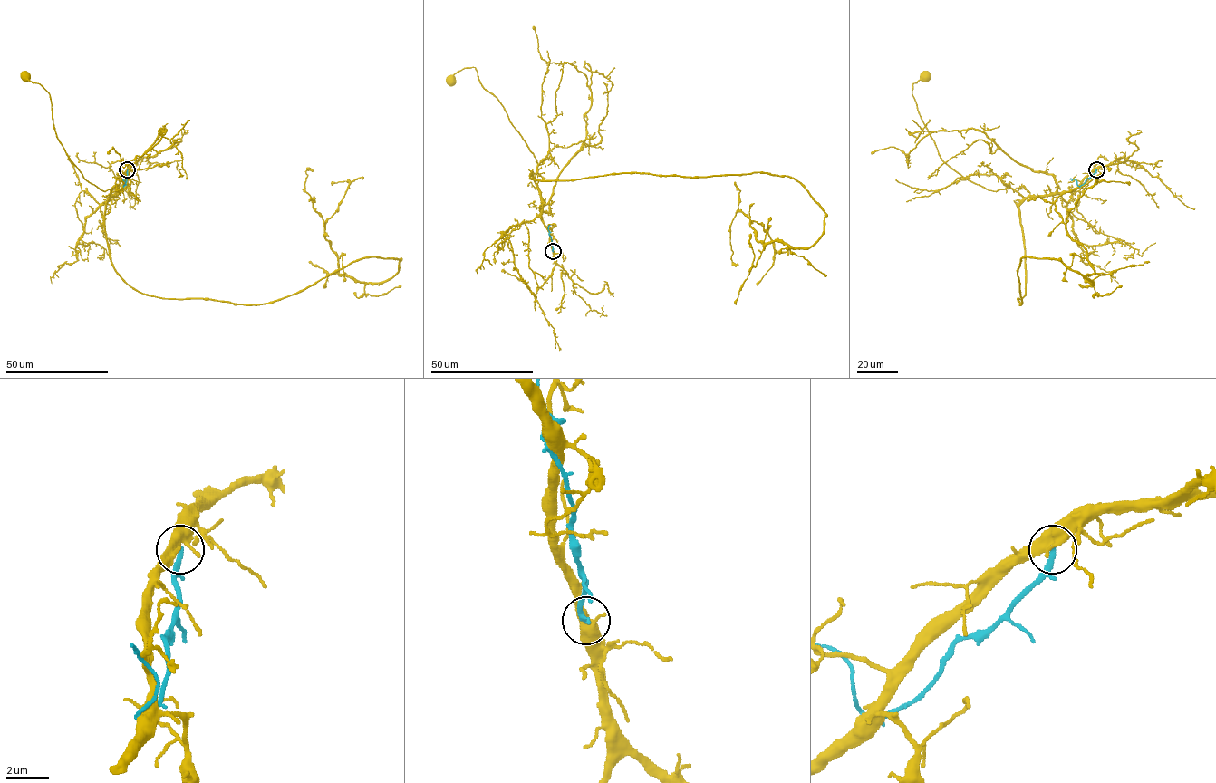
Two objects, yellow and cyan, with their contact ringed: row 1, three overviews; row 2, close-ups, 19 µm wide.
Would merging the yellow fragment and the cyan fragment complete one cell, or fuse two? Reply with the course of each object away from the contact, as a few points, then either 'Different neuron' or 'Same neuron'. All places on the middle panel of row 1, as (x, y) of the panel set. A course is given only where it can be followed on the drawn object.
Course of yellow: (553, 251), (534, 177), (534, 154), (502, 104), (480, 83), (474, 67), (463, 68), (451, 81). Course of cyan: (553, 251), (549, 225). Different neuron

